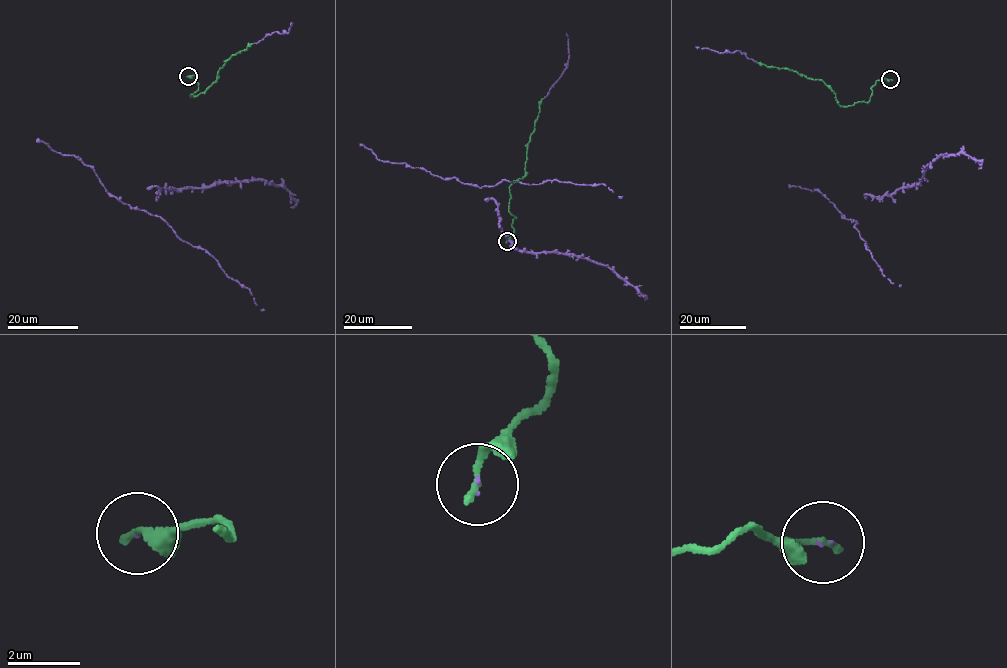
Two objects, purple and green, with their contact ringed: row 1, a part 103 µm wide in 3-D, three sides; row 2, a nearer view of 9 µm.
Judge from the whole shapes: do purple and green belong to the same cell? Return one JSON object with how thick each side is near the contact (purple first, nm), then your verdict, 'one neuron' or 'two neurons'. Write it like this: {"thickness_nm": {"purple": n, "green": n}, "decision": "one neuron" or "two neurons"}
{"thickness_nm": {"purple": 40, "green": 200}, "decision": "one neuron"}

